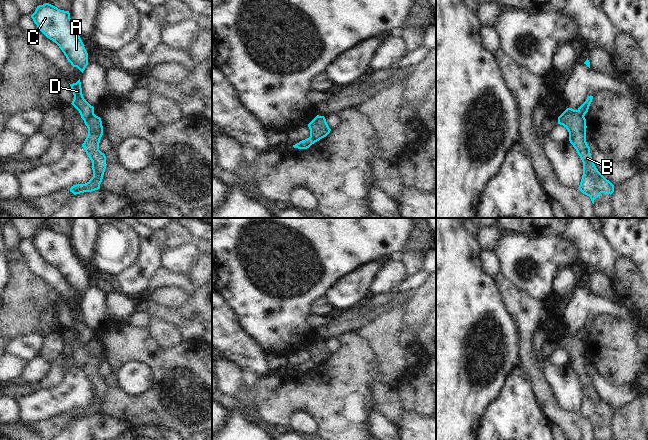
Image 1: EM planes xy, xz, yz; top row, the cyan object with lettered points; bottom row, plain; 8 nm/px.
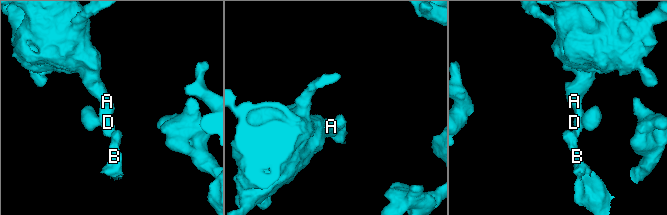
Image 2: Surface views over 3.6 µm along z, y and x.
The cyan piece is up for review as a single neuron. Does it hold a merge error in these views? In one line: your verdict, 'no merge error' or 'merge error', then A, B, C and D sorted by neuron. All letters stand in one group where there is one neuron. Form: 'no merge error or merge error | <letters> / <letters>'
merge error | A C D / B

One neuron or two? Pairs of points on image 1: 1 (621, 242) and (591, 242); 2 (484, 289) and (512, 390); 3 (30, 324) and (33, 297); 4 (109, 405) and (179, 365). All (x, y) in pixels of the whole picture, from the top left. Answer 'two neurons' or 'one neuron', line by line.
1: two neurons
2: two neurons
3: one neuron
4: one neuron

